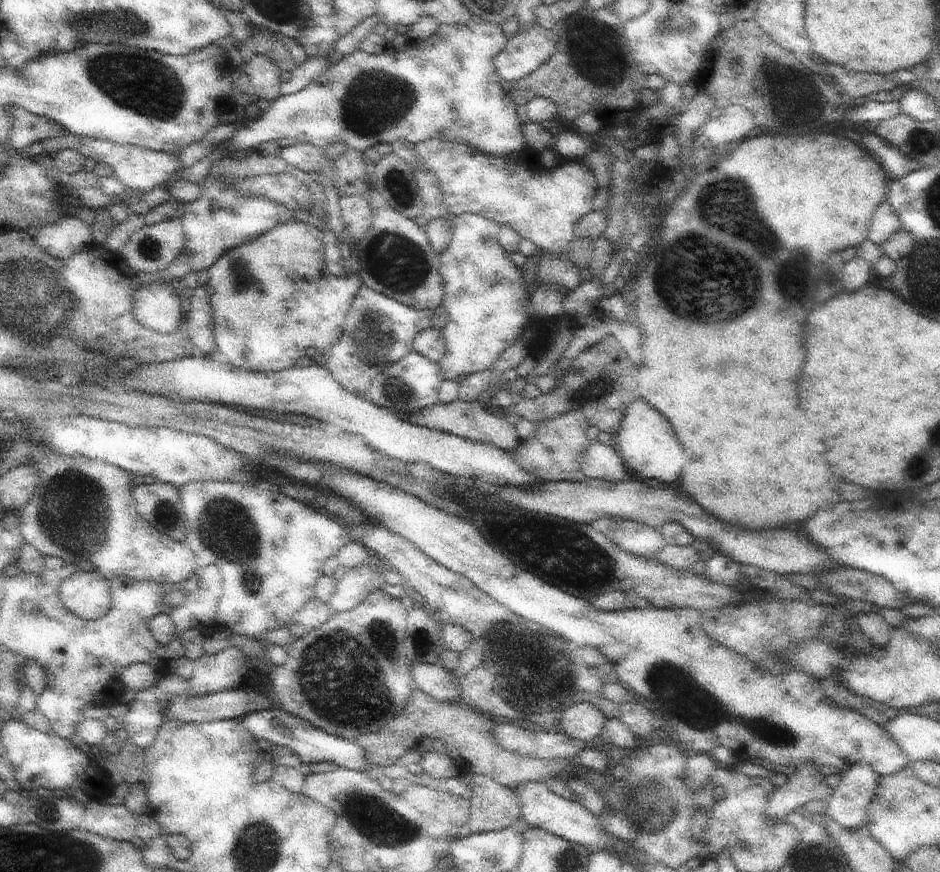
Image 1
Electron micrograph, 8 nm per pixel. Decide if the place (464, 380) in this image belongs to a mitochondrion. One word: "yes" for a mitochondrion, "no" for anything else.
no

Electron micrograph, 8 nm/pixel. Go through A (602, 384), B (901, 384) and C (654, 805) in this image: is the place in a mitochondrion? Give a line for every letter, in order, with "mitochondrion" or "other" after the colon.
A: mitochondrion
B: other
C: mitochondrion

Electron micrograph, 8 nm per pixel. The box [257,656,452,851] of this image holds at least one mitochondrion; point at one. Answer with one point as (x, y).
(371, 816)

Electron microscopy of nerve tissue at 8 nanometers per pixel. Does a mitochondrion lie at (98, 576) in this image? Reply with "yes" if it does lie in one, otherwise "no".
no

